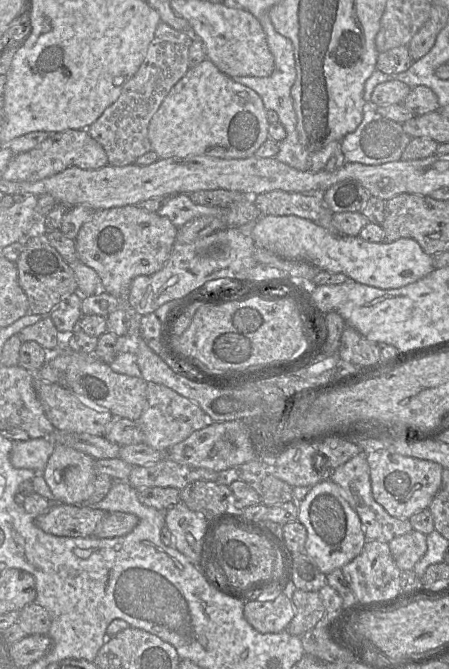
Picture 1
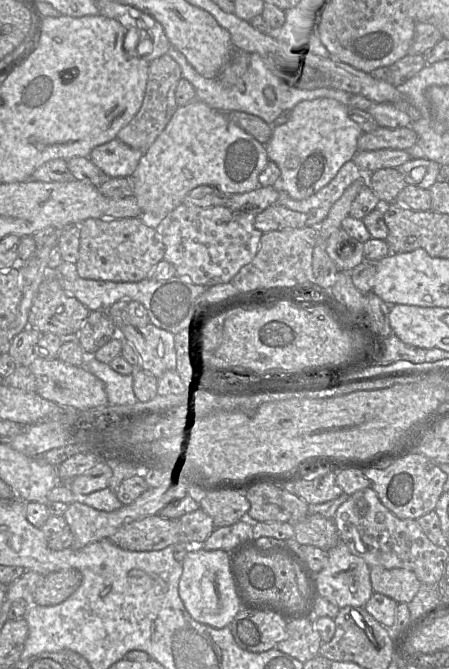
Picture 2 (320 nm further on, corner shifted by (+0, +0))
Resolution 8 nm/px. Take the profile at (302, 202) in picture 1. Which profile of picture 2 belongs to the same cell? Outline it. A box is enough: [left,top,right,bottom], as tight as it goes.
[254,203,308,233]

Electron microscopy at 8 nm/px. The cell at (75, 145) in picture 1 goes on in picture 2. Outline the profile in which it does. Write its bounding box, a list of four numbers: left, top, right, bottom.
[89,138,143,178]

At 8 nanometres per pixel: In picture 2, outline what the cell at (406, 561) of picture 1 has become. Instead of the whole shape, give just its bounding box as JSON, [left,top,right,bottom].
[370,566,421,603]

